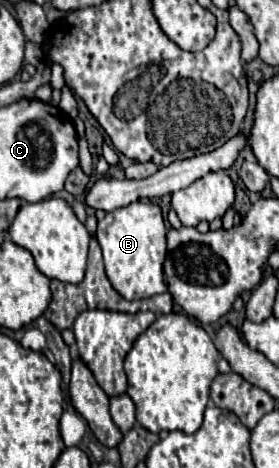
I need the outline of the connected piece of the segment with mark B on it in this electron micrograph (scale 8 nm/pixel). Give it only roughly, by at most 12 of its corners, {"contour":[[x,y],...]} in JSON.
{"contour":[[152,200],[108,212],[96,238],[126,300],[166,292],[166,226]]}

